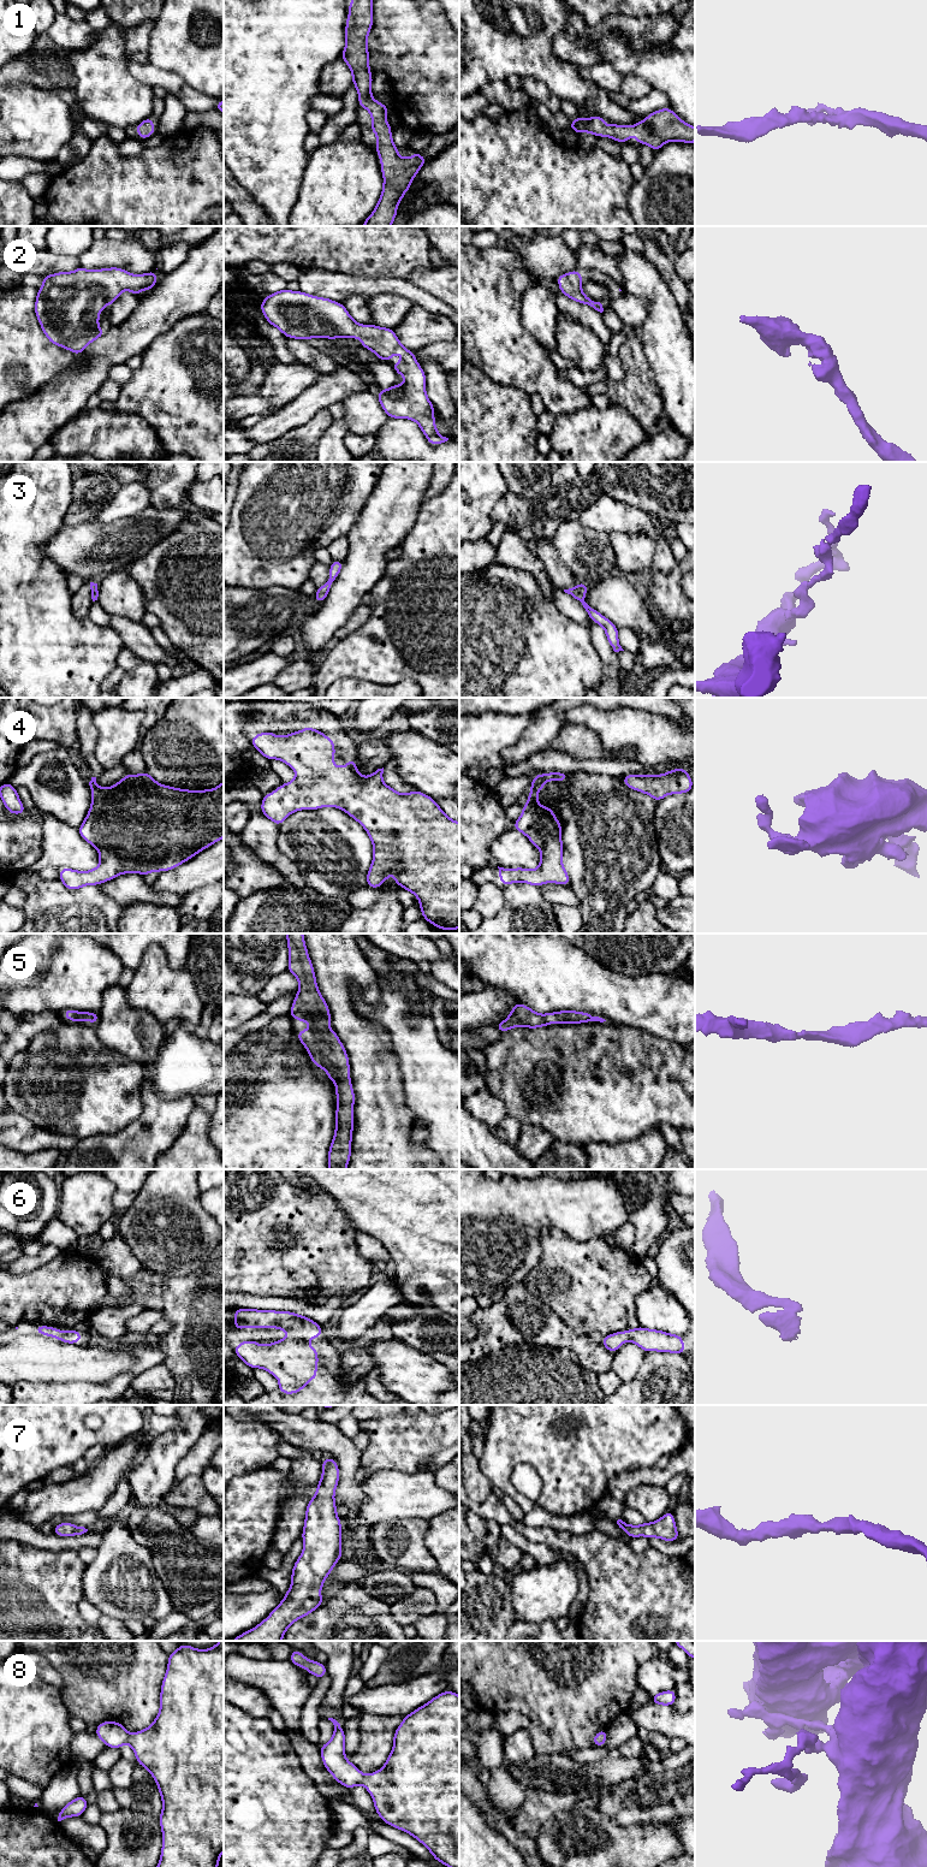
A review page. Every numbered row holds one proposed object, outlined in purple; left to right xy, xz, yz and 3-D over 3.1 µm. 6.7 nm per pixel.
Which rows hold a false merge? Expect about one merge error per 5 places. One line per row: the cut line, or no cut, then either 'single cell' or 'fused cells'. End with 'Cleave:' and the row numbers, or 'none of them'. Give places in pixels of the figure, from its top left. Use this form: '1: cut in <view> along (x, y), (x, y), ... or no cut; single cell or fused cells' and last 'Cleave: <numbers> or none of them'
1: no cut; single cell
2: no cut; single cell
3: no cut; single cell
4: no cut; single cell
5: no cut; single cell
6: no cut; single cell
7: no cut; single cell
8: no cut; single cell
Cleave: none of them

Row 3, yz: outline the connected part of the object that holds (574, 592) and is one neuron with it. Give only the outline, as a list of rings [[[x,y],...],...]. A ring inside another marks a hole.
[[[577,583],[574,588],[564,589],[565,593],[572,595],[575,599],[582,603],[583,607],[589,615],[589,618],[601,626],[605,629],[607,640],[614,652],[624,651],[618,640],[618,628],[614,623],[598,612],[595,609],[590,607],[583,598],[587,595],[588,583]]]

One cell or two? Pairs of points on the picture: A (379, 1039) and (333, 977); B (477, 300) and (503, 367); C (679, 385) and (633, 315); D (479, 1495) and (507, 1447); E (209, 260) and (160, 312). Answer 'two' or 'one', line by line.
A: one
B: one
C: two
D: two
E: one

